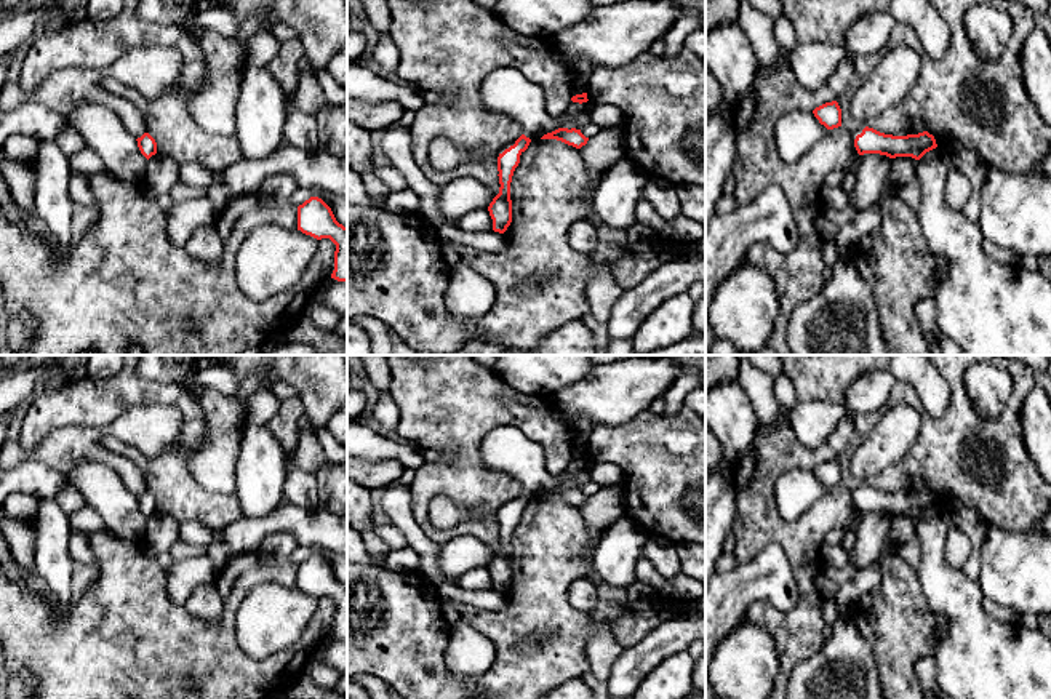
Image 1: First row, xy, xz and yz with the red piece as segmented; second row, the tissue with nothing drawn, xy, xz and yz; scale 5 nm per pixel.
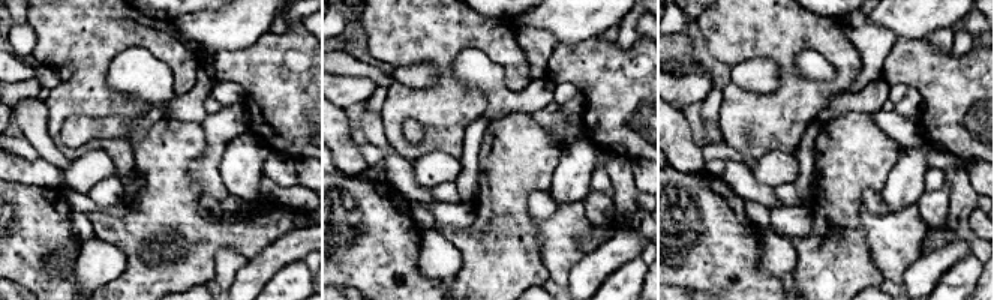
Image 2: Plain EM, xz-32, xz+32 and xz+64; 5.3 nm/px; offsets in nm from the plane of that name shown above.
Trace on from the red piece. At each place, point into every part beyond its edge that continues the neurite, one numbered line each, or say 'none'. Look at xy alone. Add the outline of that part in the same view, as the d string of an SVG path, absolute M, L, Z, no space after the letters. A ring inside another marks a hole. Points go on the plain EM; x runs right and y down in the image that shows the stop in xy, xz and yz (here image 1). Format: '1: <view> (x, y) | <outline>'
none

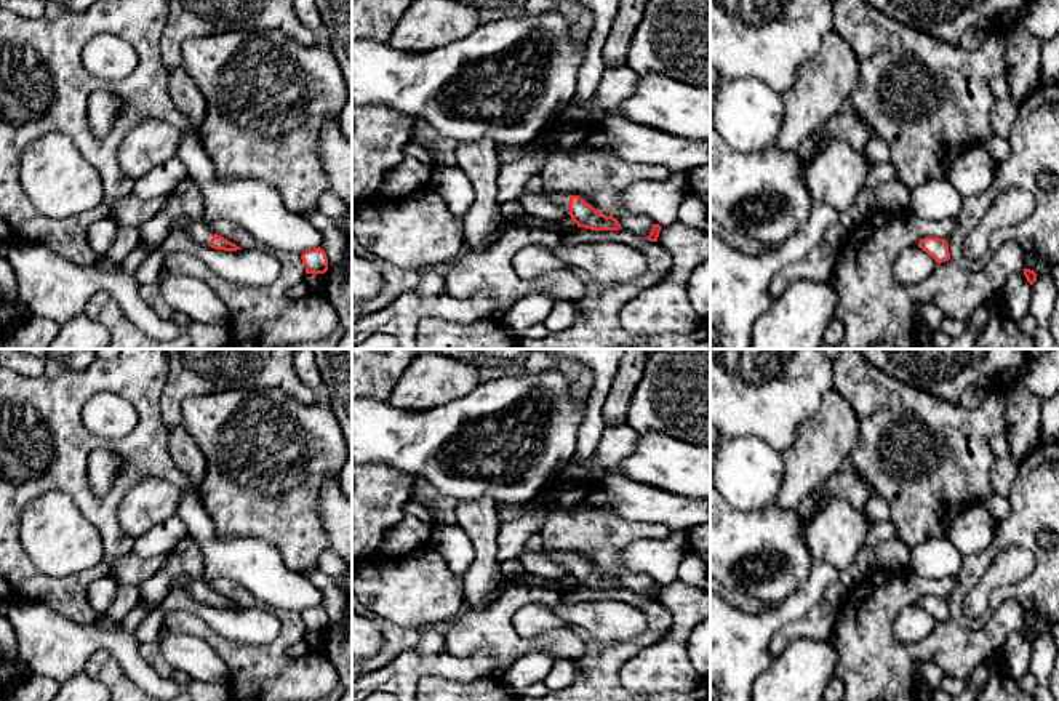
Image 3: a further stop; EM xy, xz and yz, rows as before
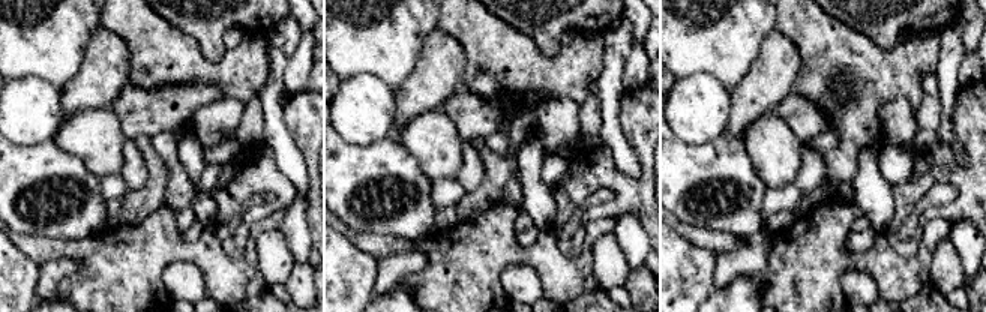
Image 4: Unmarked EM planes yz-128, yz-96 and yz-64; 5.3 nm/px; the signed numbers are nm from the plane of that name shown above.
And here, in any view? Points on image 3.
1: xz (562, 559) | M541 551L547 559L550 559L552 562L558 563L560 567L563 567L566 571L569 570L569 552L547 552L547 551Z

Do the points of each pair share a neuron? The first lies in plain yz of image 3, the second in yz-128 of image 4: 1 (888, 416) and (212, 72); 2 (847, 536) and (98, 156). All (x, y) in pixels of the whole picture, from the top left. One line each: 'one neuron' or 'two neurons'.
1: one neuron
2: one neuron

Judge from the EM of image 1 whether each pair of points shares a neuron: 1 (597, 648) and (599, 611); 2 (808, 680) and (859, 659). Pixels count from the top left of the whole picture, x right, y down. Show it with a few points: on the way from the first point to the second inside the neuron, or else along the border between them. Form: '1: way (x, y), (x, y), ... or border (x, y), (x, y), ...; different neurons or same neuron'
1: way (600, 639), (600, 621); same neuron
2: way (821, 680), (837, 680), (847, 671); same neuron

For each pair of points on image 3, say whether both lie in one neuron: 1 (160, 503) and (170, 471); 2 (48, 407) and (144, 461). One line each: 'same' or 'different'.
1: different
2: same

